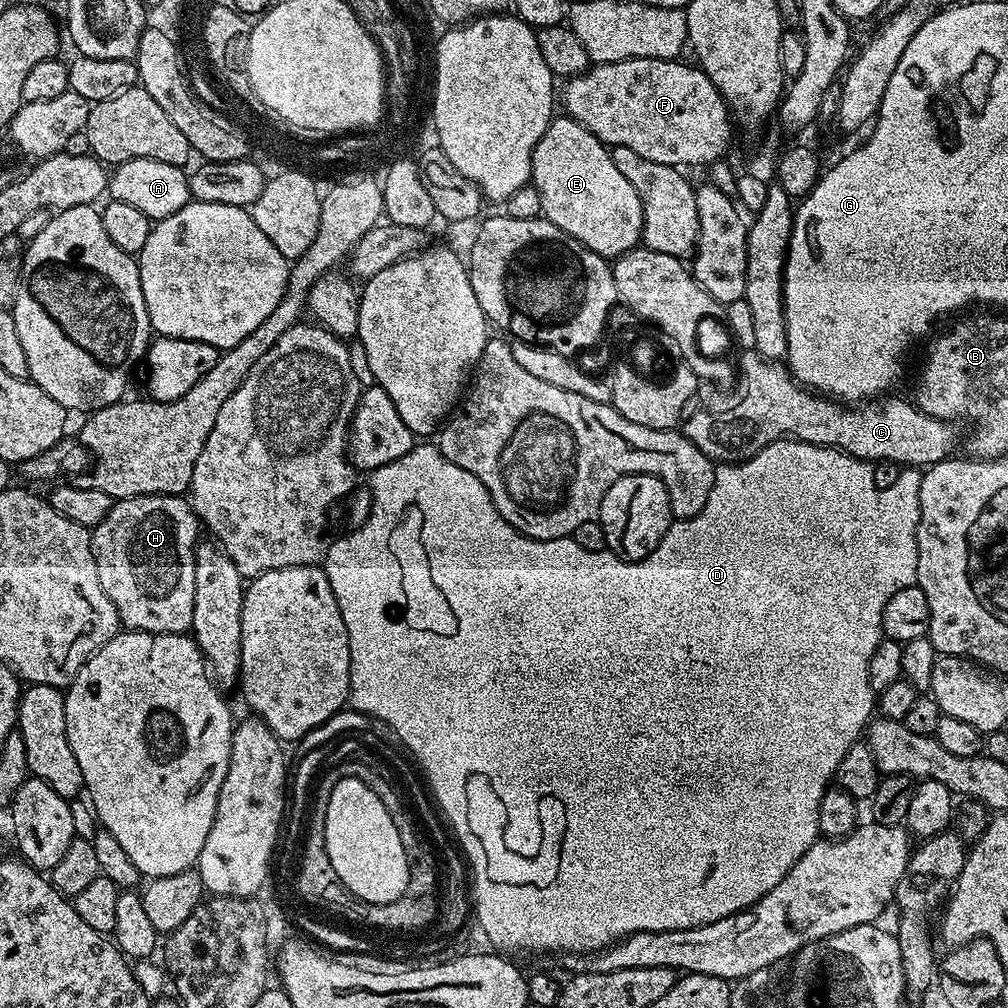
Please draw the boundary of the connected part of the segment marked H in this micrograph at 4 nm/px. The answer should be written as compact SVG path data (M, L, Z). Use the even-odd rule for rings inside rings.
M183 495L131 496L116 500L99 526L91 529L98 582L114 602L125 629L184 634L194 618L194 568L198 521Z

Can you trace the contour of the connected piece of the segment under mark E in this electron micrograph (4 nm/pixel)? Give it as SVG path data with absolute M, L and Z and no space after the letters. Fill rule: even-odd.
M557 115L542 134L532 155L530 183L542 198L543 219L554 222L594 254L615 258L641 243L644 203L614 166L609 145L571 116Z

